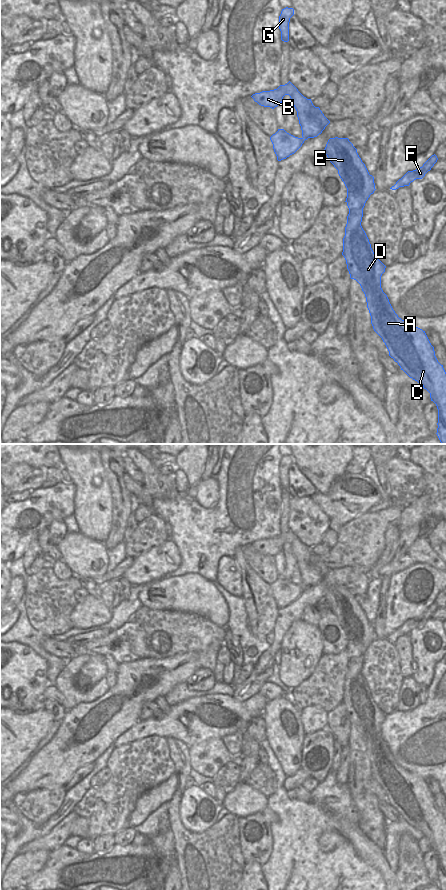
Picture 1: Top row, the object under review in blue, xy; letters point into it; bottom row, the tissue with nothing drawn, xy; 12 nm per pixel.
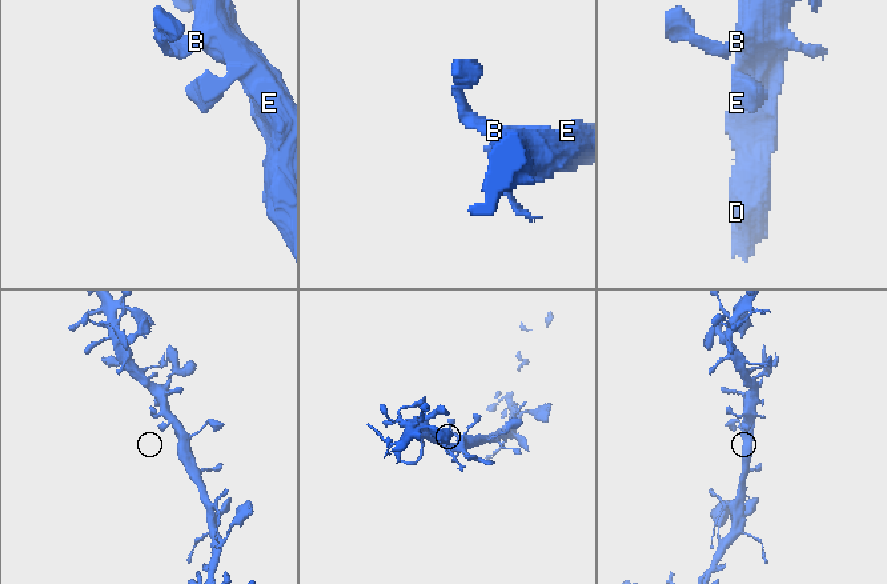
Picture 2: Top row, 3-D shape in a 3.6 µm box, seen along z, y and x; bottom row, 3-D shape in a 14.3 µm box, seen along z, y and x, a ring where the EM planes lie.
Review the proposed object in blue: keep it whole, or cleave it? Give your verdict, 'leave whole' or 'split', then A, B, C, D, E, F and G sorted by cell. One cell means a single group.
leave whole; A B C D E F G

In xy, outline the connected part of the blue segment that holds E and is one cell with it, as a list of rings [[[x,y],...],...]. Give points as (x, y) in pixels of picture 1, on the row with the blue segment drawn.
[[[330,138],[323,151],[330,162],[338,170],[338,174],[347,188],[346,203],[349,208],[343,252],[350,278],[356,280],[365,294],[367,308],[371,316],[374,331],[385,343],[389,356],[398,363],[410,378],[423,385],[430,393],[438,409],[437,436],[441,444],[446,444],[446,372],[436,356],[425,331],[402,320],[393,310],[387,295],[381,288],[381,276],[386,266],[374,254],[369,239],[361,226],[363,208],[371,194],[374,193],[374,177],[369,174],[365,164],[357,153],[357,149],[348,138]]]

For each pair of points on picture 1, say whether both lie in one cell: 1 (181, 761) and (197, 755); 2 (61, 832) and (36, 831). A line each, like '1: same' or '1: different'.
1: different
2: different

